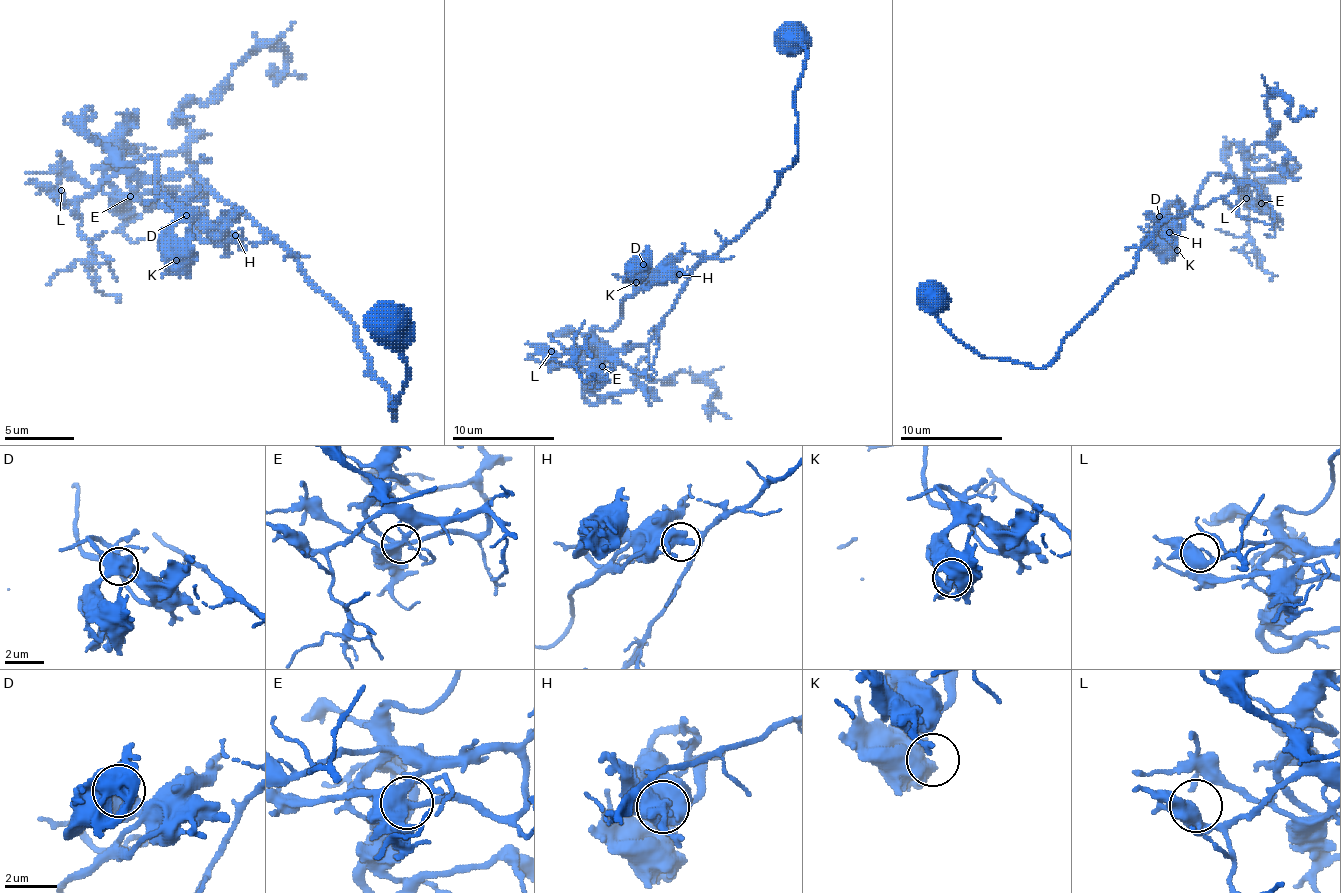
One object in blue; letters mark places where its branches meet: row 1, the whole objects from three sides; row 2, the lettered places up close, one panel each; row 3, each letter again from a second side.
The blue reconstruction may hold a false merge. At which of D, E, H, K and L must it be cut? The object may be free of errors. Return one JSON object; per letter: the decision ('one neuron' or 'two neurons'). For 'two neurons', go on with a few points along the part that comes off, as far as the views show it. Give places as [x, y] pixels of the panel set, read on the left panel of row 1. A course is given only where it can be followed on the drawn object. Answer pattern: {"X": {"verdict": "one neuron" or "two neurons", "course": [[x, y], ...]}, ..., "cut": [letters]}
{"D": {"verdict": "one neuron"}, "E": {"verdict": "one neuron"}, "H": {"verdict": "one neuron"}, "K": {"verdict": "one neuron"}, "L": {"verdict": "one neuron"}, "cut": []}

